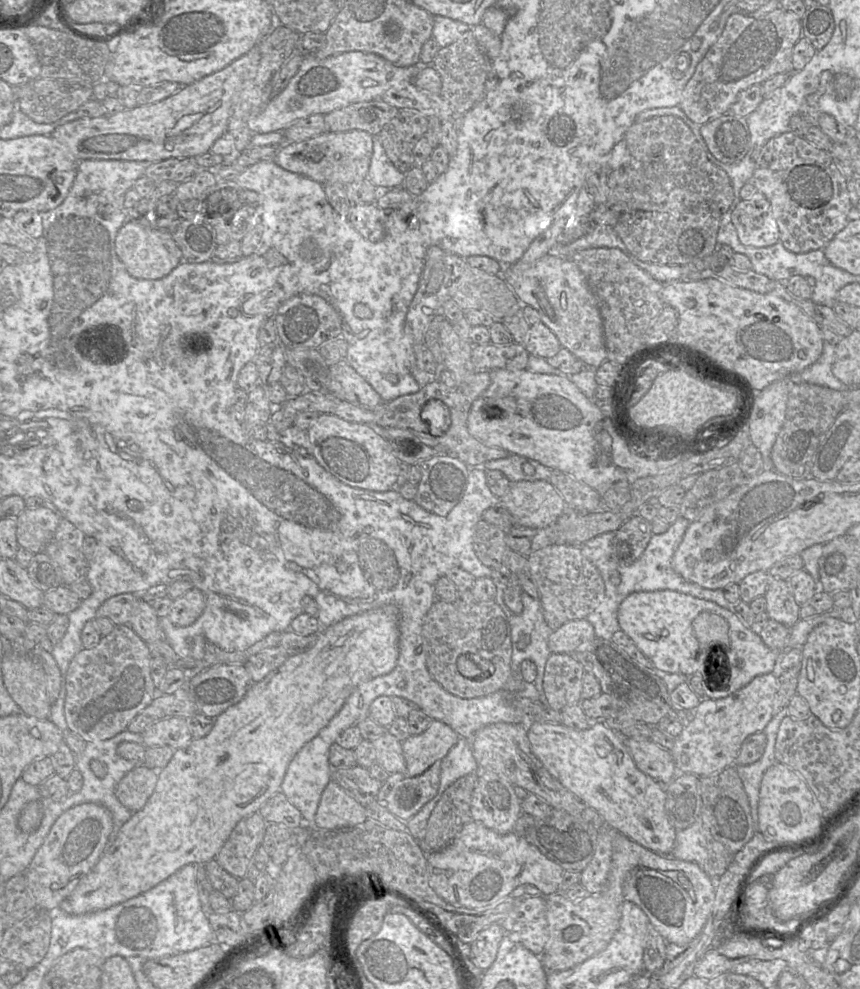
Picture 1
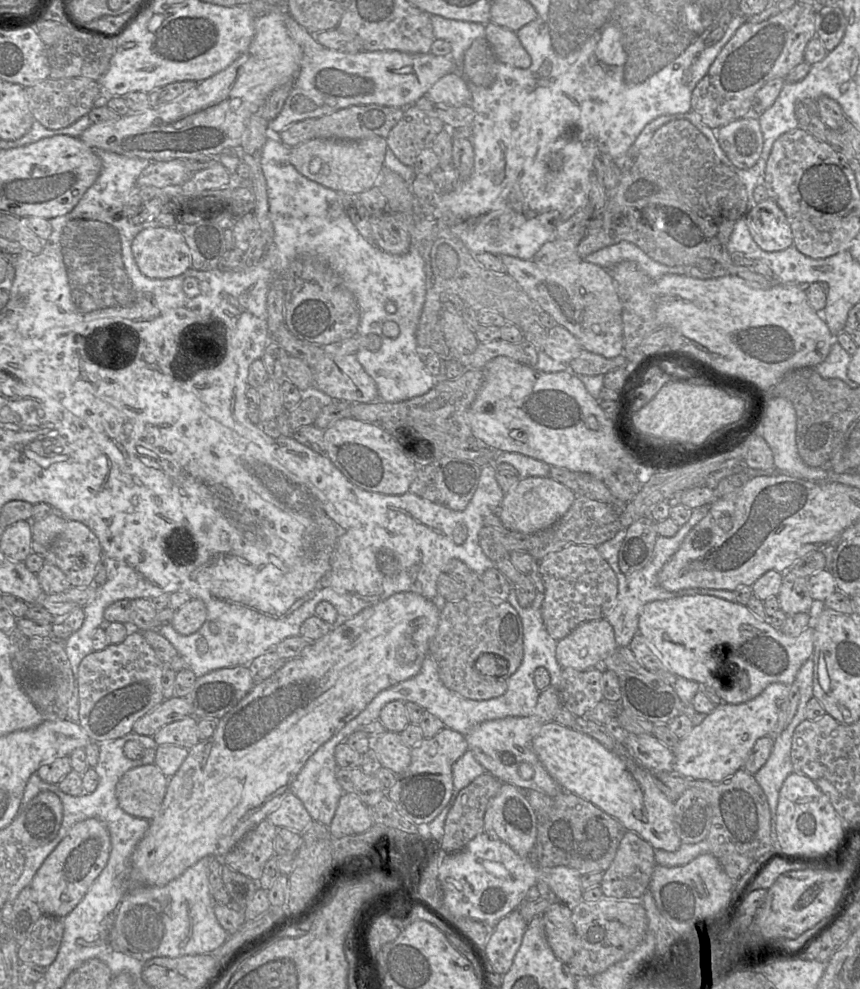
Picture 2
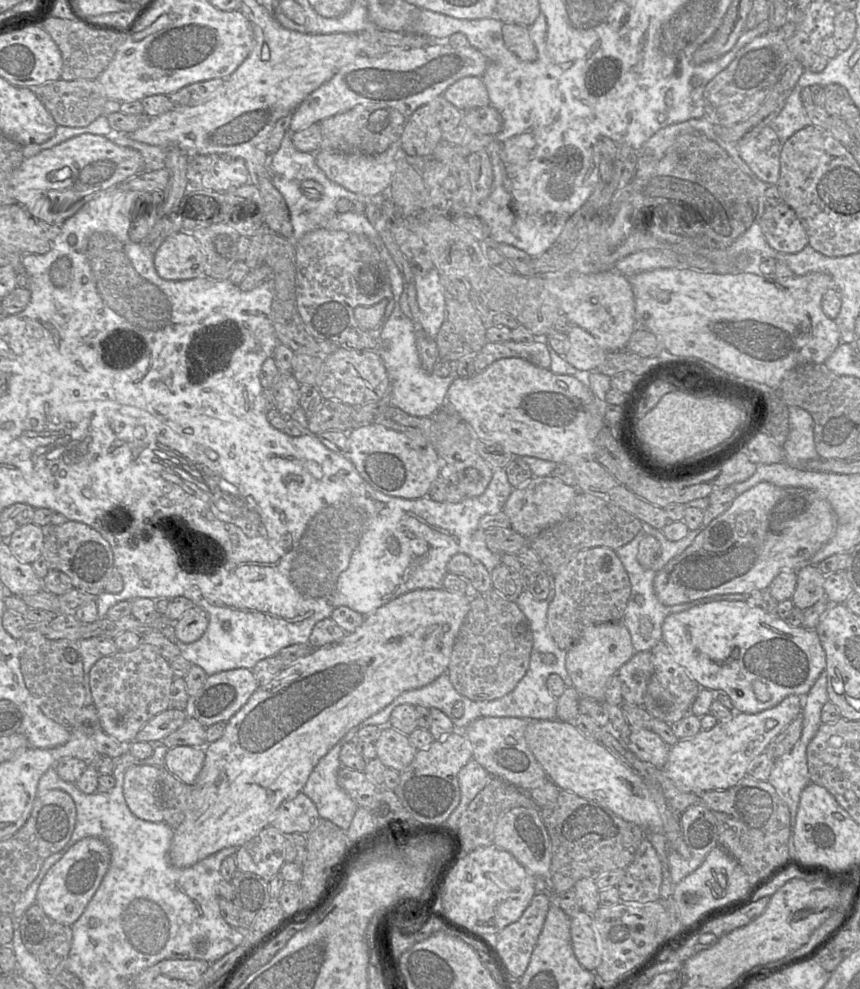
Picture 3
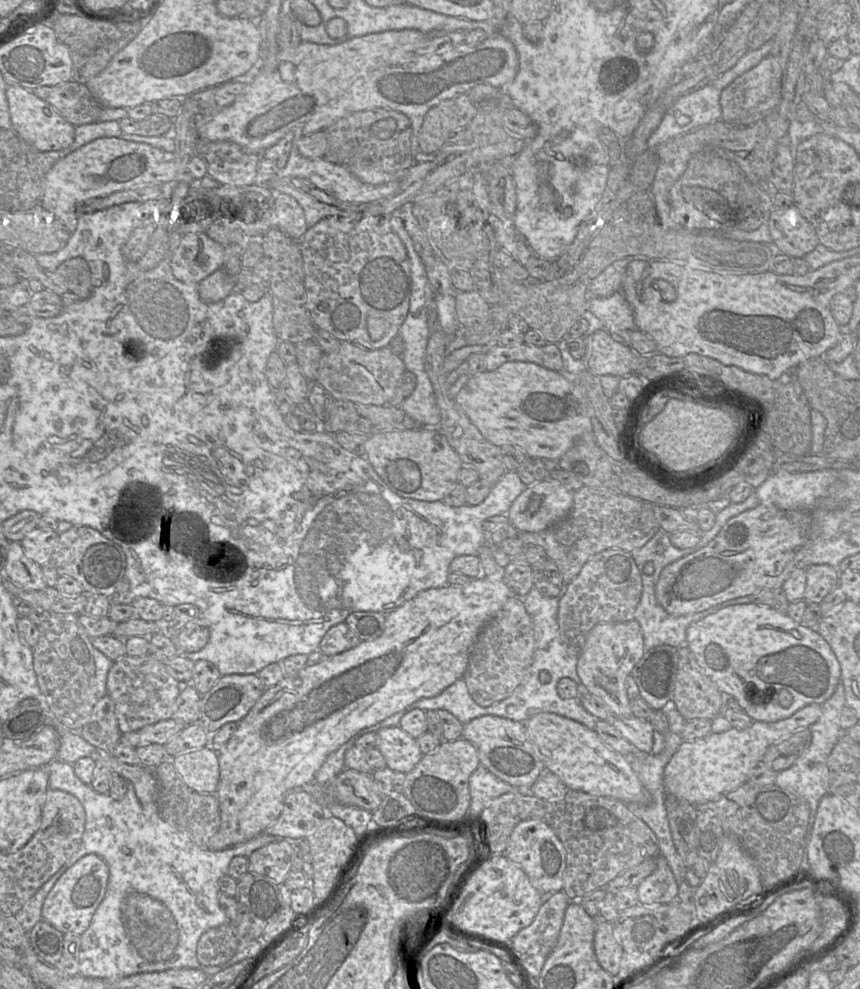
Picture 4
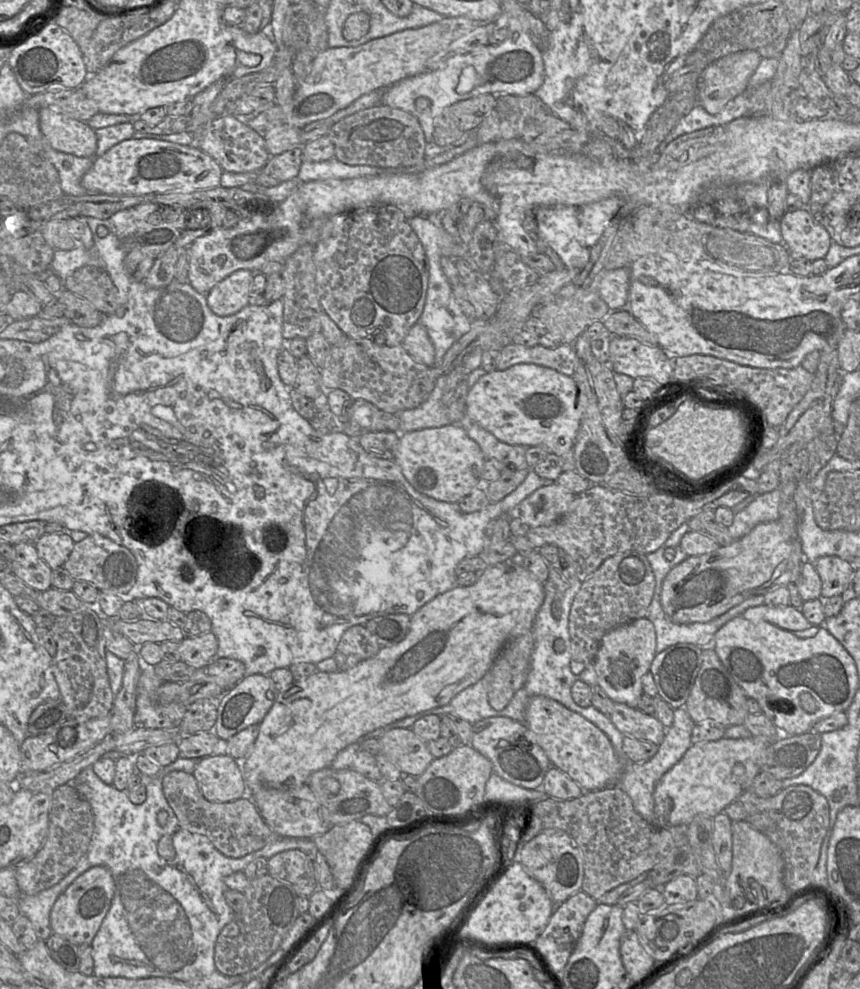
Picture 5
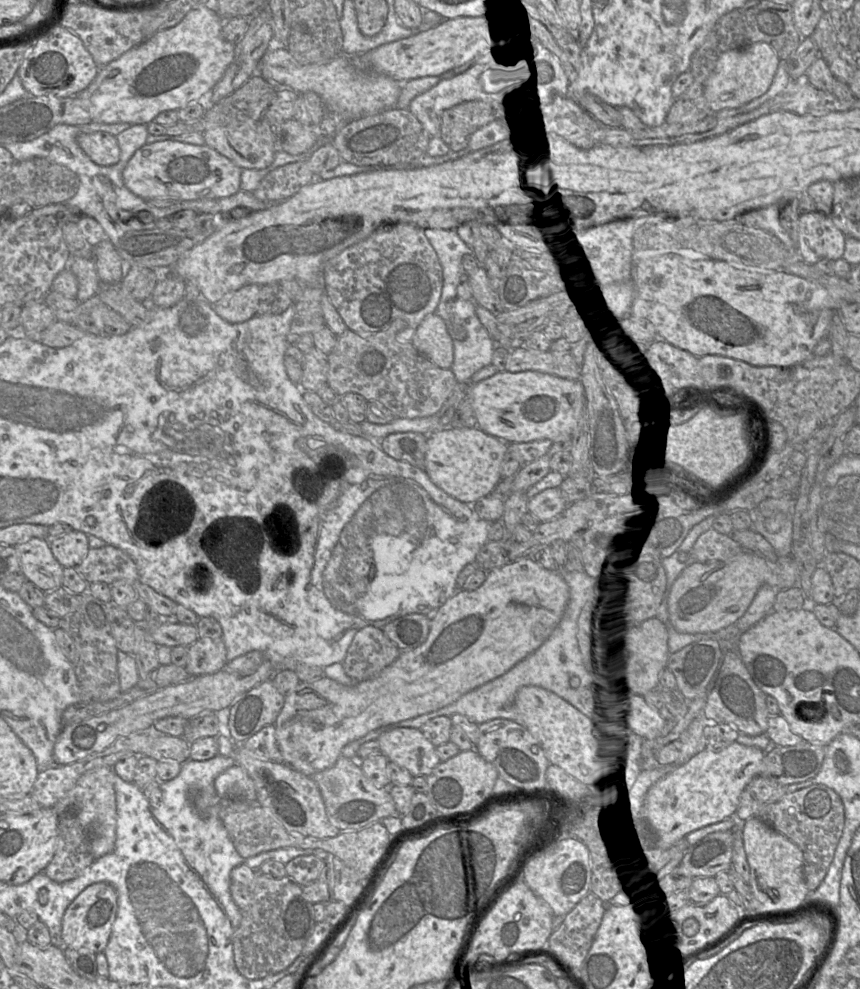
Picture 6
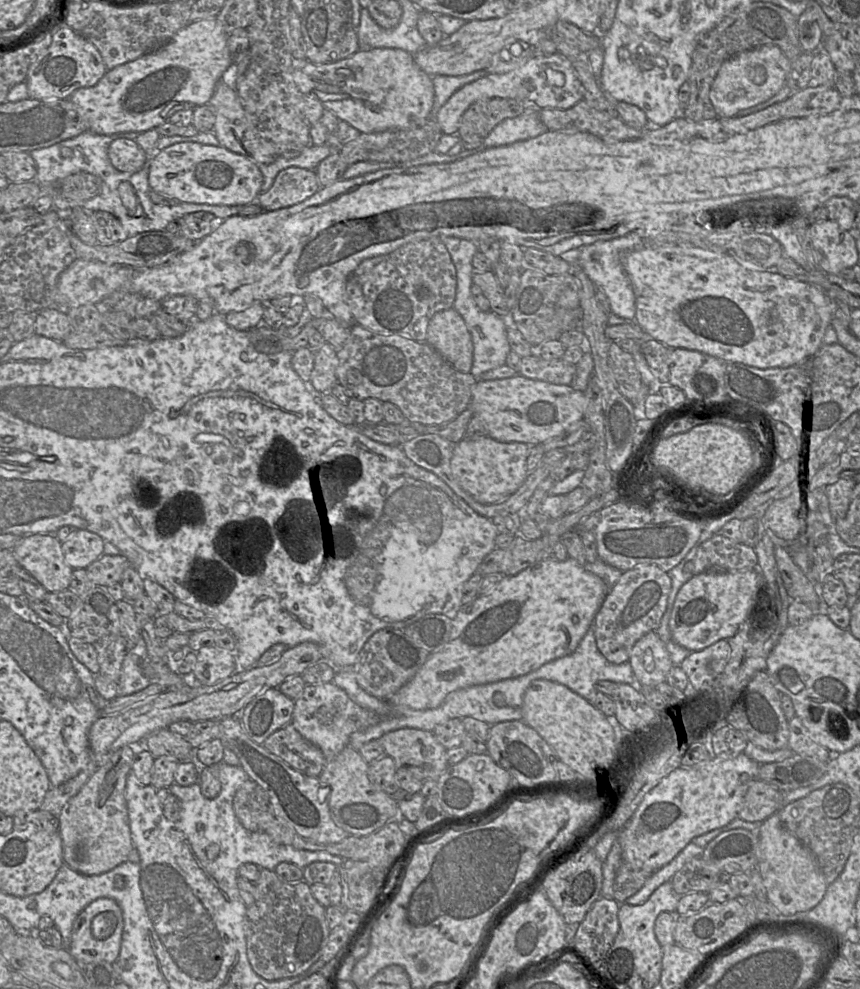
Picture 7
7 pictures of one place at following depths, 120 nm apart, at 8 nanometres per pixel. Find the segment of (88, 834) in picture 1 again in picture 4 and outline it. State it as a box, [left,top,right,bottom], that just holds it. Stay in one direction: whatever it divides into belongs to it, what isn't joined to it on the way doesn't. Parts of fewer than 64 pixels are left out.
[42,854,108,936]

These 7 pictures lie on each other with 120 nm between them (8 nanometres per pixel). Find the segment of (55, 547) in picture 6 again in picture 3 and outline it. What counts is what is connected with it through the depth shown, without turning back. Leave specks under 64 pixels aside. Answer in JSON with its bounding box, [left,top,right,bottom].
[6,523,44,564]

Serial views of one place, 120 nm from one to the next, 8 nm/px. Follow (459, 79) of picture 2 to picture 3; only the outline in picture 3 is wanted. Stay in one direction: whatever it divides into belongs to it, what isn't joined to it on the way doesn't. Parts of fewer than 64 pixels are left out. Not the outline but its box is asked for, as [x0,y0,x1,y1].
[442,77,490,111]

